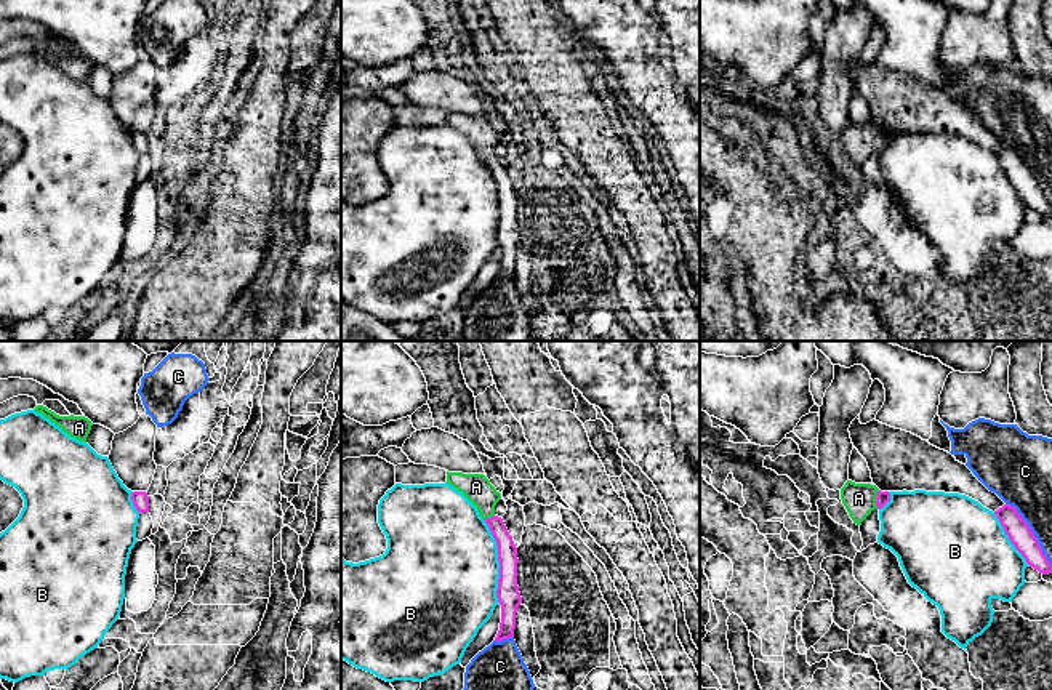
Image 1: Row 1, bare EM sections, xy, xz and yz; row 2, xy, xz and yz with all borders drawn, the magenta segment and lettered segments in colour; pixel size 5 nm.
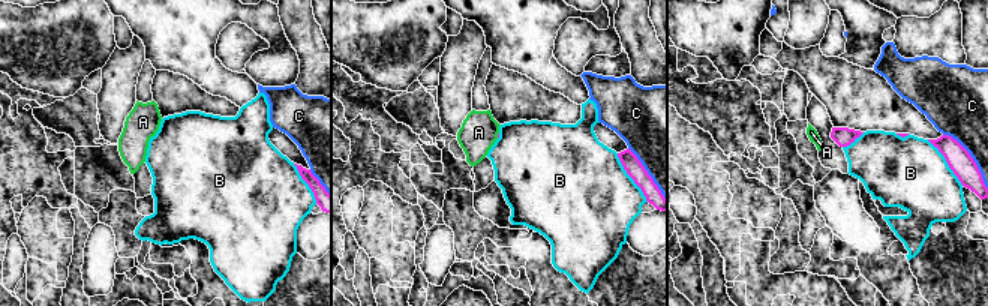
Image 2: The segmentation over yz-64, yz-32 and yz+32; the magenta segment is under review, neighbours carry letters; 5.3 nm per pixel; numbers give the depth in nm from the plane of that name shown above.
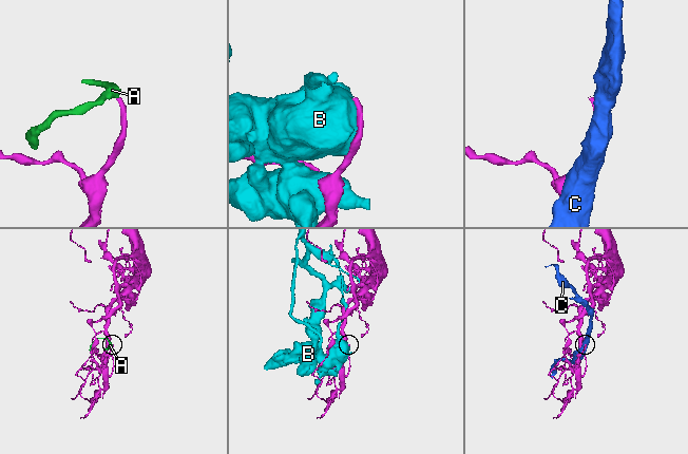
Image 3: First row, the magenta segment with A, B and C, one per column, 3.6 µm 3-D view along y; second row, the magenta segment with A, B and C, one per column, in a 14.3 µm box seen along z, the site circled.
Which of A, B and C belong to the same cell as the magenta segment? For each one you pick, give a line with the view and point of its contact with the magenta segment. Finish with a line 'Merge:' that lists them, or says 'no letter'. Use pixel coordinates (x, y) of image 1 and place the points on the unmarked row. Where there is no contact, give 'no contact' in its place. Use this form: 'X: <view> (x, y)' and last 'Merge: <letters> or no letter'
A: yz (876, 141)
Merge: A

